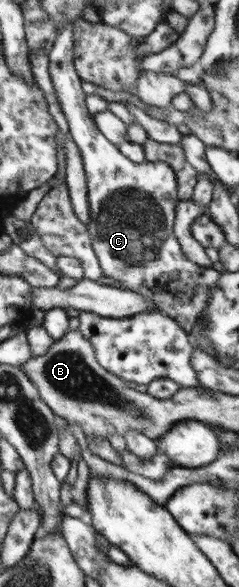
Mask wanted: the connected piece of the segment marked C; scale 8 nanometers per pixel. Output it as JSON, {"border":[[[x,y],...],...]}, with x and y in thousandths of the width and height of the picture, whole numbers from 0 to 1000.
{"border":[[[314,34],[264,41],[238,55],[234,75],[201,90],[205,124],[234,155],[243,175],[289,213],[289,232],[322,245],[360,295],[364,332],[377,351],[381,378],[364,383],[381,400],[385,424],[435,460],[439,472],[498,477],[498,492],[540,492],[607,504],[644,518],[669,520],[665,530],[732,543],[778,564],[808,552],[883,509],[887,494],[908,484],[908,467],[782,443],[757,429],[741,407],[724,402],[732,351],[753,342],[749,305],[732,288],[690,274],[636,274],[619,269],[590,278],[531,271],[402,215],[389,198],[356,181],[356,158],[339,152],[339,135],[314,114]]]}

